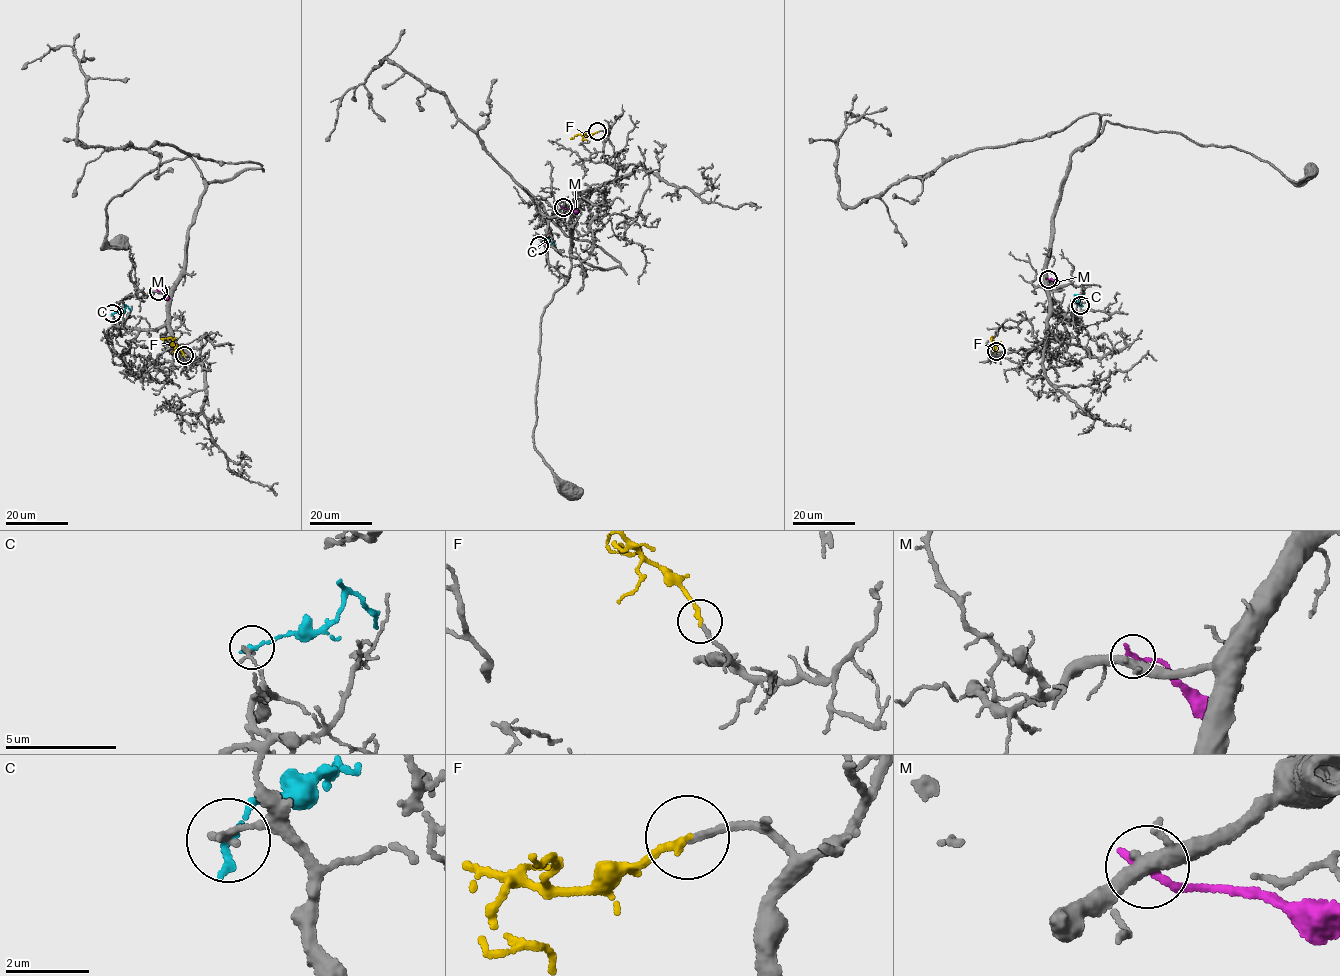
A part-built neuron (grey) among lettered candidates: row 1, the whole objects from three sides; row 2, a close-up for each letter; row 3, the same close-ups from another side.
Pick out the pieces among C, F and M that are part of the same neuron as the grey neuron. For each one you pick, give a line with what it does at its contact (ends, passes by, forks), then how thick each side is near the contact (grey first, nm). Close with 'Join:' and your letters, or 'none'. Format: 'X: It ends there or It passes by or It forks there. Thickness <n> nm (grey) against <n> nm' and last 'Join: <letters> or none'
F: It ends there. Thickness 170 nm (grey) against 170 nm
Join: F

